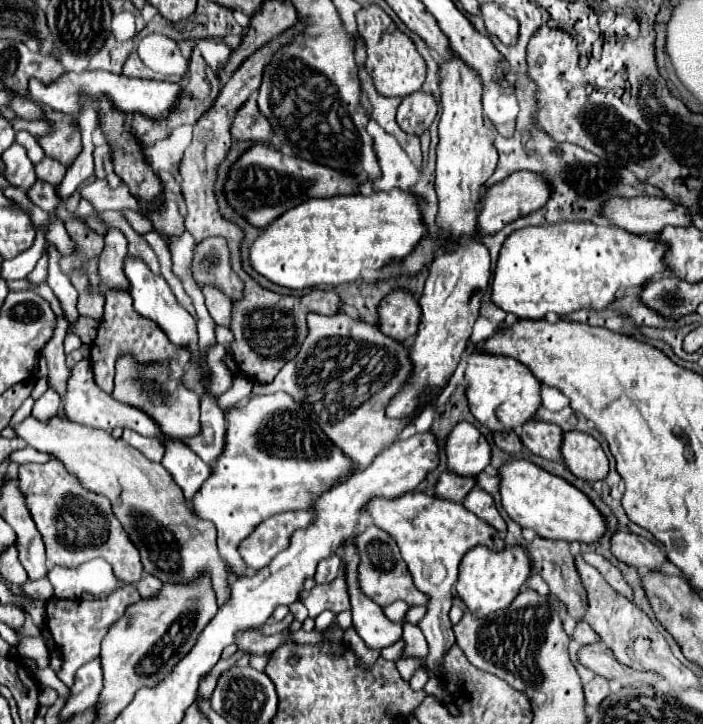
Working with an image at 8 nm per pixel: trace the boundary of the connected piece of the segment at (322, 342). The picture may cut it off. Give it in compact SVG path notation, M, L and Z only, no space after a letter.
M308 314L308 336L302 342L300 352L294 360L288 360L284 368L276 374L272 382L254 382L254 394L274 394L274 392L288 392L306 412L308 416L326 432L328 438L338 444L346 456L350 456L356 462L356 472L364 470L380 450L384 450L388 444L392 444L398 434L410 426L410 420L392 420L386 416L386 404L392 400L408 382L412 376L412 360L410 350L380 332L378 322L364 322L358 318L350 318L348 314L334 314L334 316L322 316L322 314Z

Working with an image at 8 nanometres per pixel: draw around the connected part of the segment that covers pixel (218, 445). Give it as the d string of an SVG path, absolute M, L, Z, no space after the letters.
M202 394L202 432L196 440L184 440L204 462L214 464L224 452L226 438L226 420L224 412L216 406L216 398Z

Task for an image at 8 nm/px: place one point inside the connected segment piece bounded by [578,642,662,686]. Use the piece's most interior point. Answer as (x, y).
(599, 658)

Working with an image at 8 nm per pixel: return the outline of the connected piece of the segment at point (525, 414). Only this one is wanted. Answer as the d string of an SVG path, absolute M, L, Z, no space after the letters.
M470 348L468 354L468 368L464 374L468 386L468 404L474 418L484 424L492 432L510 432L524 422L528 422L542 404L540 396L540 382L532 376L532 372L514 358L504 356L490 356L482 350Z

